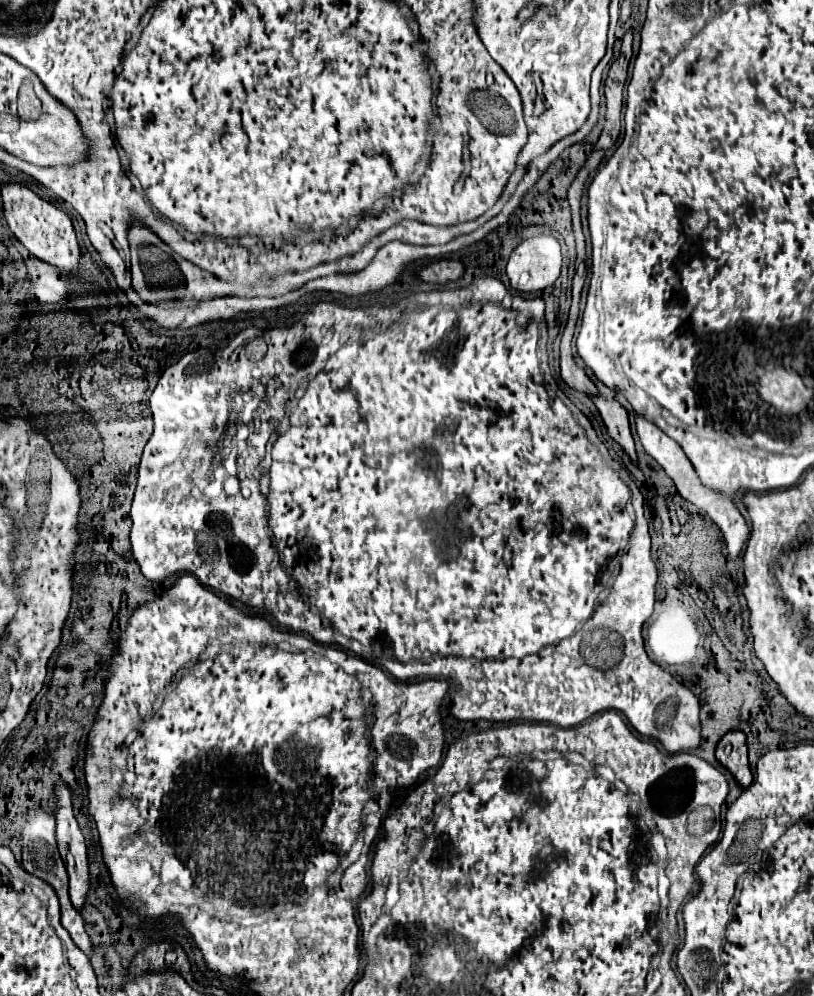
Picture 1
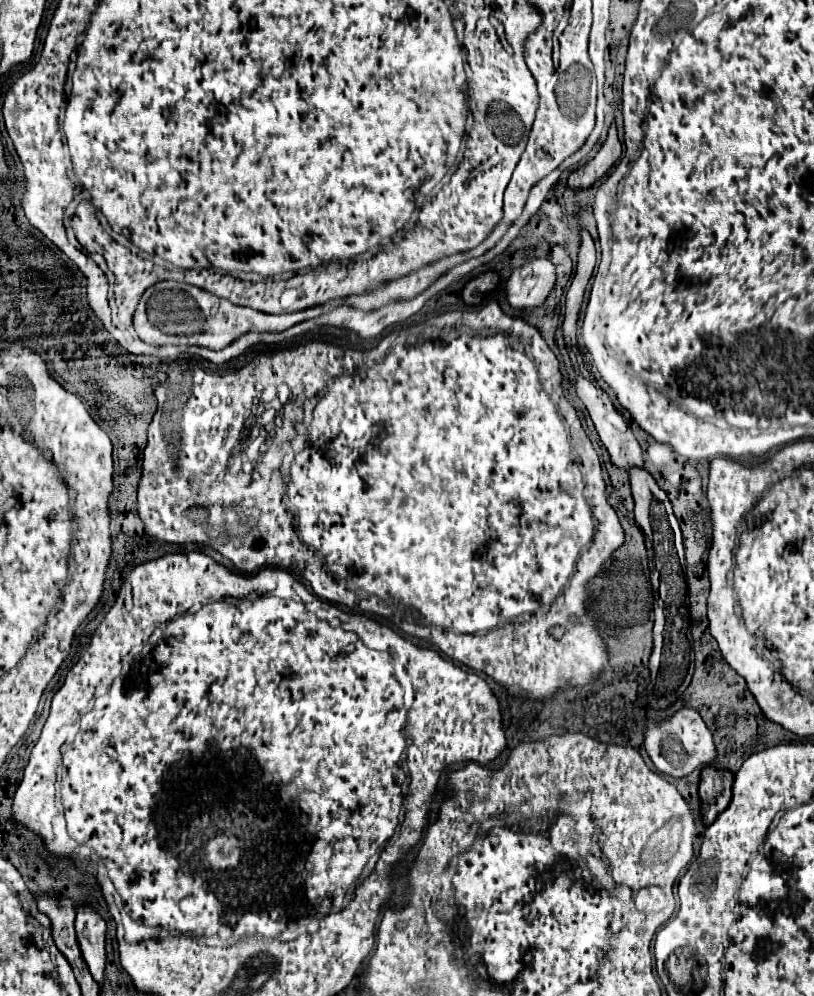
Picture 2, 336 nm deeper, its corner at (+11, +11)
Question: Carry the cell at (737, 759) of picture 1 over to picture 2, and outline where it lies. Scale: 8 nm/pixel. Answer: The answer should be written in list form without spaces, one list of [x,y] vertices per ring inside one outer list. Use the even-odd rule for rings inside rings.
[[[711,766],[701,770],[699,798],[701,798],[701,816],[705,826],[713,824],[715,818],[729,806],[731,784],[733,784],[733,774],[729,770],[717,770]]]

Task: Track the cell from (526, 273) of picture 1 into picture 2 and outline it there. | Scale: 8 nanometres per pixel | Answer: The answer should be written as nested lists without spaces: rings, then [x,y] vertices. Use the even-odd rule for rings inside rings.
[[[533,258],[523,268],[513,270],[505,284],[509,304],[513,308],[543,306],[555,288],[555,266],[545,258]]]

